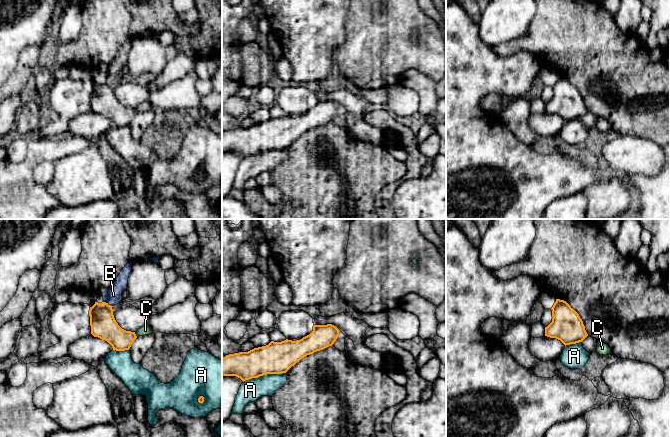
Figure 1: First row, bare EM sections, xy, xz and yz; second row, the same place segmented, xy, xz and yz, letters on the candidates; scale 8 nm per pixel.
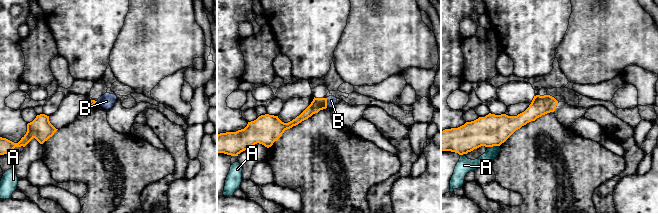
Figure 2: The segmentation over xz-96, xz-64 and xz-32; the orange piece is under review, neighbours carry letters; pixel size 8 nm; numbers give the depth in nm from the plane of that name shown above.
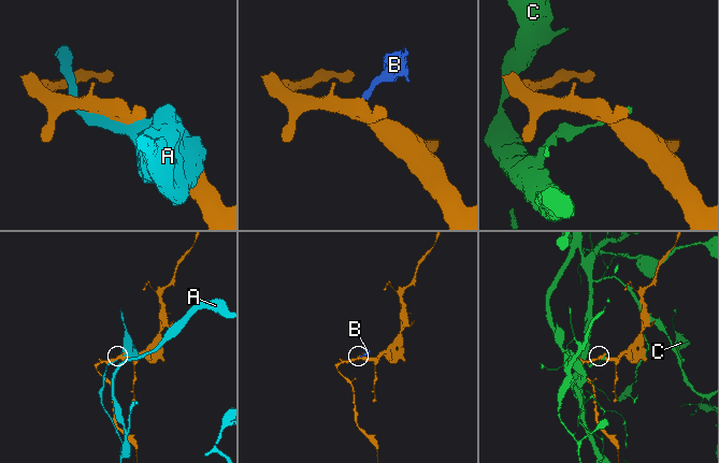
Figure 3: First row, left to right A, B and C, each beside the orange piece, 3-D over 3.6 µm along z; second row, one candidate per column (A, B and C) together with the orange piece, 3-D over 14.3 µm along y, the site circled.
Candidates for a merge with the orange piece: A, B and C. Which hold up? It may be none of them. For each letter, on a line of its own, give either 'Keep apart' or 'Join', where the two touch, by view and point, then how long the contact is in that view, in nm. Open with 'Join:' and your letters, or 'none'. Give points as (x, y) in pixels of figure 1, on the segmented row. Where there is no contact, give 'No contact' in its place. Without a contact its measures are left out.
Join: none
A: Keep apart. Touches orange at xz (264, 374). Shared border 360 nm
B: Keep apart. Touches orange at xy (107, 303). Shared border 50 nm
C: Keep apart. Touches orange at xy (135, 334). Shared border 50 nm

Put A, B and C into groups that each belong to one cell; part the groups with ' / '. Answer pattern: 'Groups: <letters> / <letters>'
Groups: A / B / C

